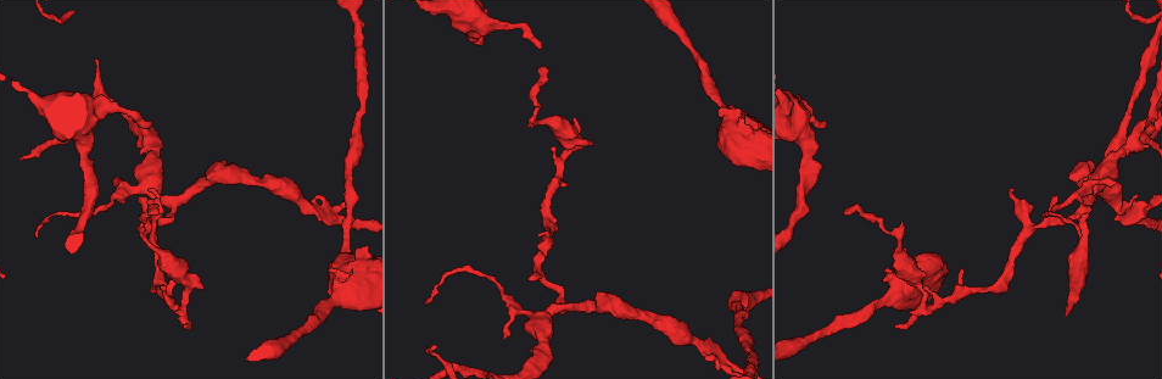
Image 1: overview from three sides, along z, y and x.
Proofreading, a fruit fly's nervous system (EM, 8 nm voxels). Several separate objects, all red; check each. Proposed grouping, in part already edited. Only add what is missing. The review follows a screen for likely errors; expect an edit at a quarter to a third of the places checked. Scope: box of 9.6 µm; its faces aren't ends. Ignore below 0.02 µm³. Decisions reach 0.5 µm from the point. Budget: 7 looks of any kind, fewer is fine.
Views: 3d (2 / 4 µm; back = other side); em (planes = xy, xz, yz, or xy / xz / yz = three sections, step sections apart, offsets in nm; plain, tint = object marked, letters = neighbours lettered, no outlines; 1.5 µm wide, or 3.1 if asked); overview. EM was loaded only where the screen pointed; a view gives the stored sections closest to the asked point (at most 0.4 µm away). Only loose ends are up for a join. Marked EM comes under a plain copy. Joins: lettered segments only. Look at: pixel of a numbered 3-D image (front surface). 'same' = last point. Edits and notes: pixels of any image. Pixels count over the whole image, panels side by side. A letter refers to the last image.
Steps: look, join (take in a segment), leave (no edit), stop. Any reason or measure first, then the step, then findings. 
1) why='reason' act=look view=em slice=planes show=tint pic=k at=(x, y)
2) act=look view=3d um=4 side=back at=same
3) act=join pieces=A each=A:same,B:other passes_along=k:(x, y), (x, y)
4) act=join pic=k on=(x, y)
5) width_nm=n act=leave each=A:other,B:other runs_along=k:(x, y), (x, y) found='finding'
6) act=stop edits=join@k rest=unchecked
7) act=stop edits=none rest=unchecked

why='branch stops here' act=look view=em slice=planes show=tint pic=1 at=(149, 123)

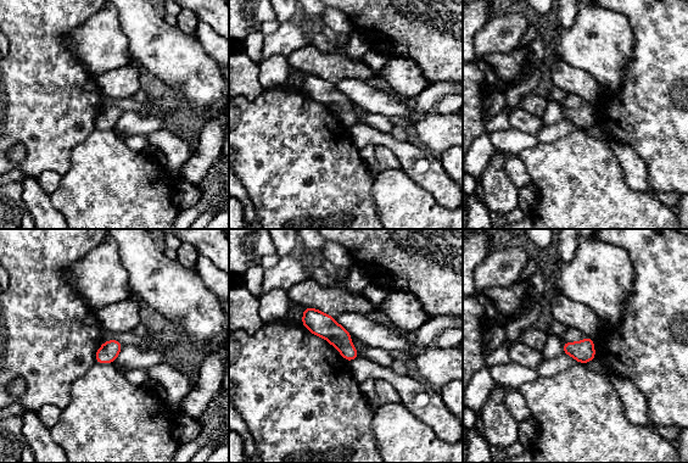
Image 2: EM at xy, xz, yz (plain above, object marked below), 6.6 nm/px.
act=look view=em slice=planes show=letters at=same

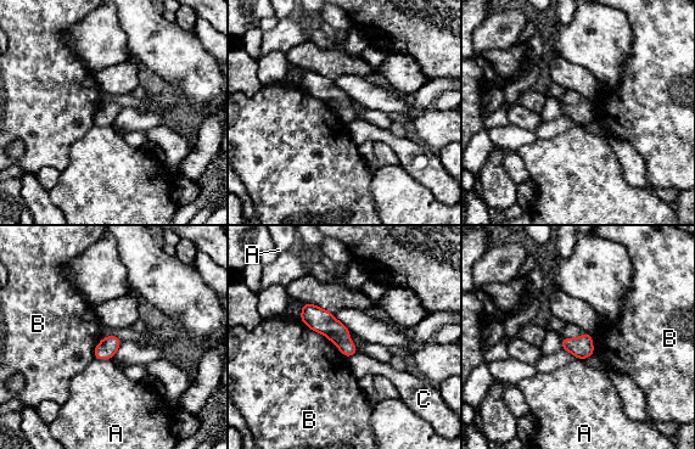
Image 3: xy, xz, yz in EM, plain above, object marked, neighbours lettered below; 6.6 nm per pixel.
act=leave each=A:other,B:other,C:other runs_along=3:(306, 307), (352, 351) found='no lettered segment goes on from it'

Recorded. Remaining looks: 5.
why='tapers out' act=look view=em slice=planes show=letters pic=1 at=(846, 214)

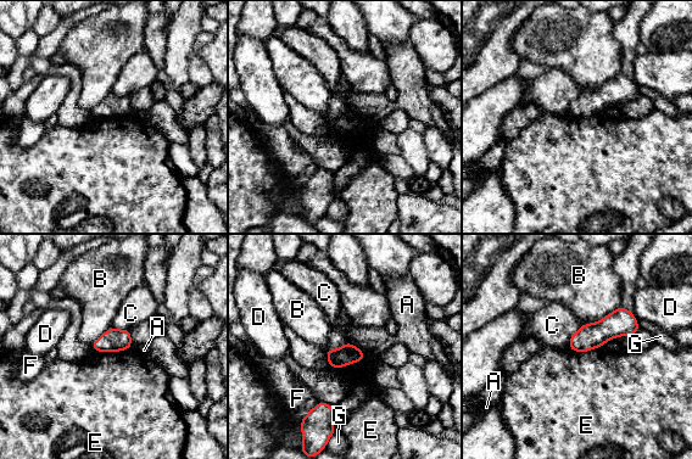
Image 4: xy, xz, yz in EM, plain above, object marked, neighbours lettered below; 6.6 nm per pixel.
longest_contact=B:280nm act=leave each=A:other,B:other,C:other,D:other,E:other,F:other,G:other border=4:(364, 352), (360, 360), (329, 364) found='no lettered segment goes on from it'

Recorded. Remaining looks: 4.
why='thick end' act=look view=3d um=2 pic=1 at=(894, 247)

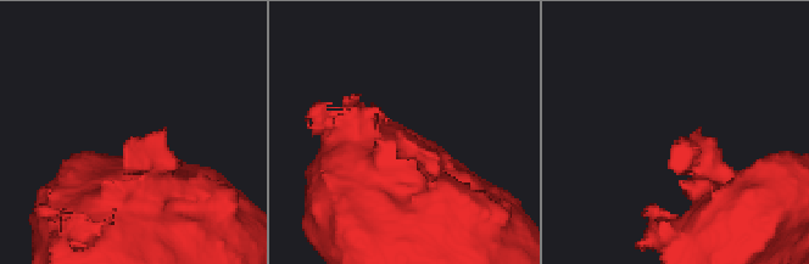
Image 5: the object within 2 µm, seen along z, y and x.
why='shape alone is not enough' act=look view=em slice=planes show=tint pic=5 at=(680, 138)

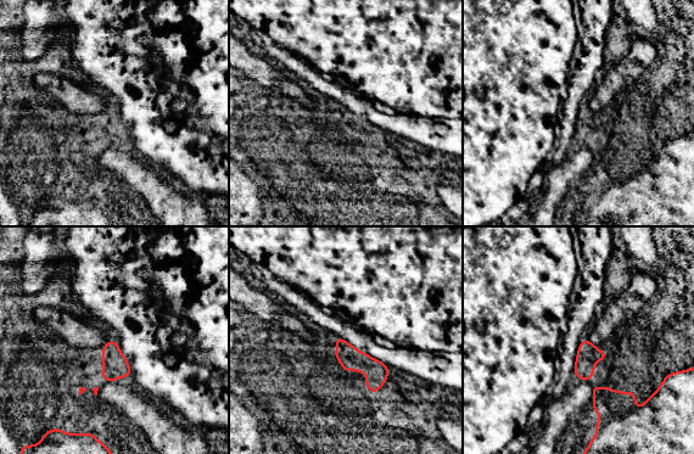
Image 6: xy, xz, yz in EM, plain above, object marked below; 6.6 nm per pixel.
why='see the neighbours' act=look view=em slice=planes show=letters at=same

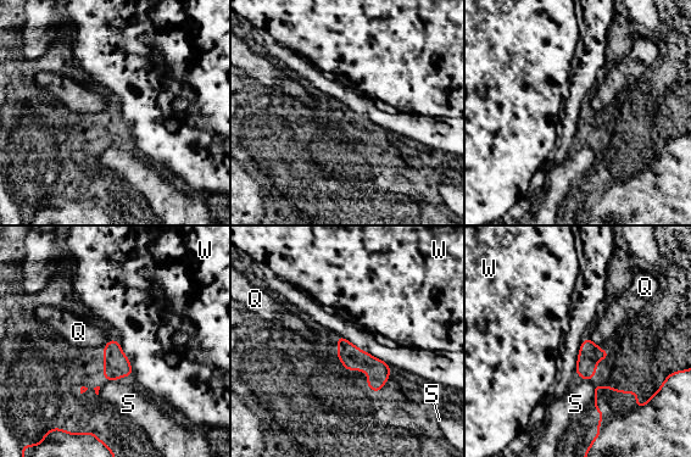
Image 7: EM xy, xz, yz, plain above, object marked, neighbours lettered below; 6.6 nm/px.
act=leave each=Q:other,S:other,W:other border=7:(338, 334), (390, 364) found='none of them fits'

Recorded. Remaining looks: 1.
act=stop edits=none rest=unchecked

